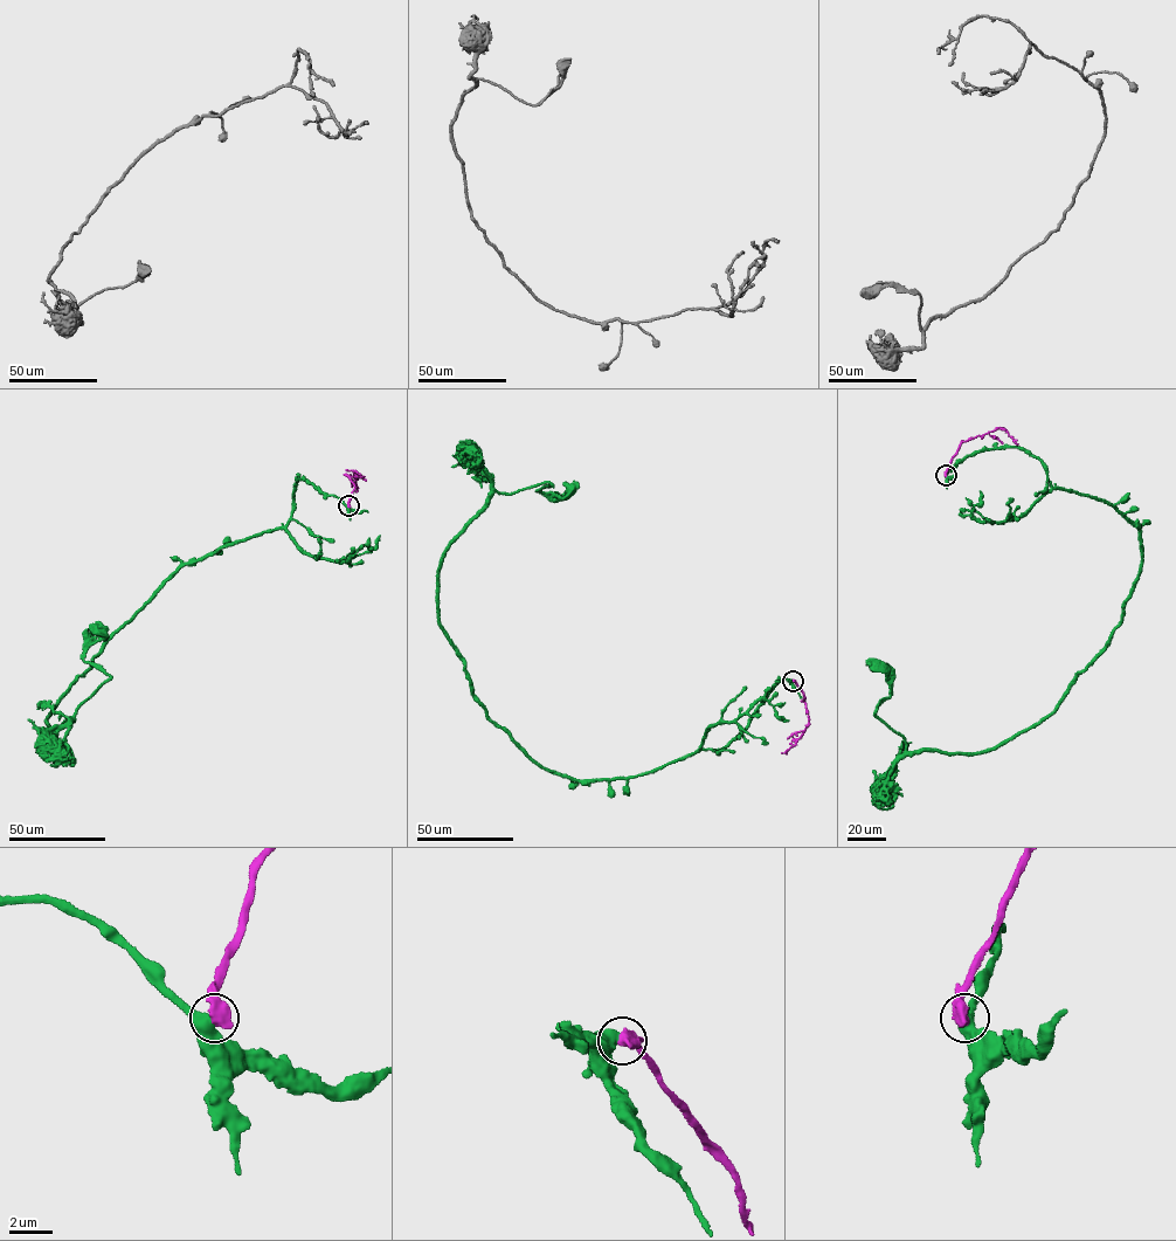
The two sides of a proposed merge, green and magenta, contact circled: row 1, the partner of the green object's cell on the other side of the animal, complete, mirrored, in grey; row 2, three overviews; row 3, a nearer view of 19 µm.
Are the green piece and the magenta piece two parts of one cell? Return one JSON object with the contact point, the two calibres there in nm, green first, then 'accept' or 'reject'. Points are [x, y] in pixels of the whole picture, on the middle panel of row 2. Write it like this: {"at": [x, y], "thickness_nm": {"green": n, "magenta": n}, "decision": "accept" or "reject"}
{"at": [793, 681], "thickness_nm": {"green": 500, "magenta": 700}, "decision": "reject"}

